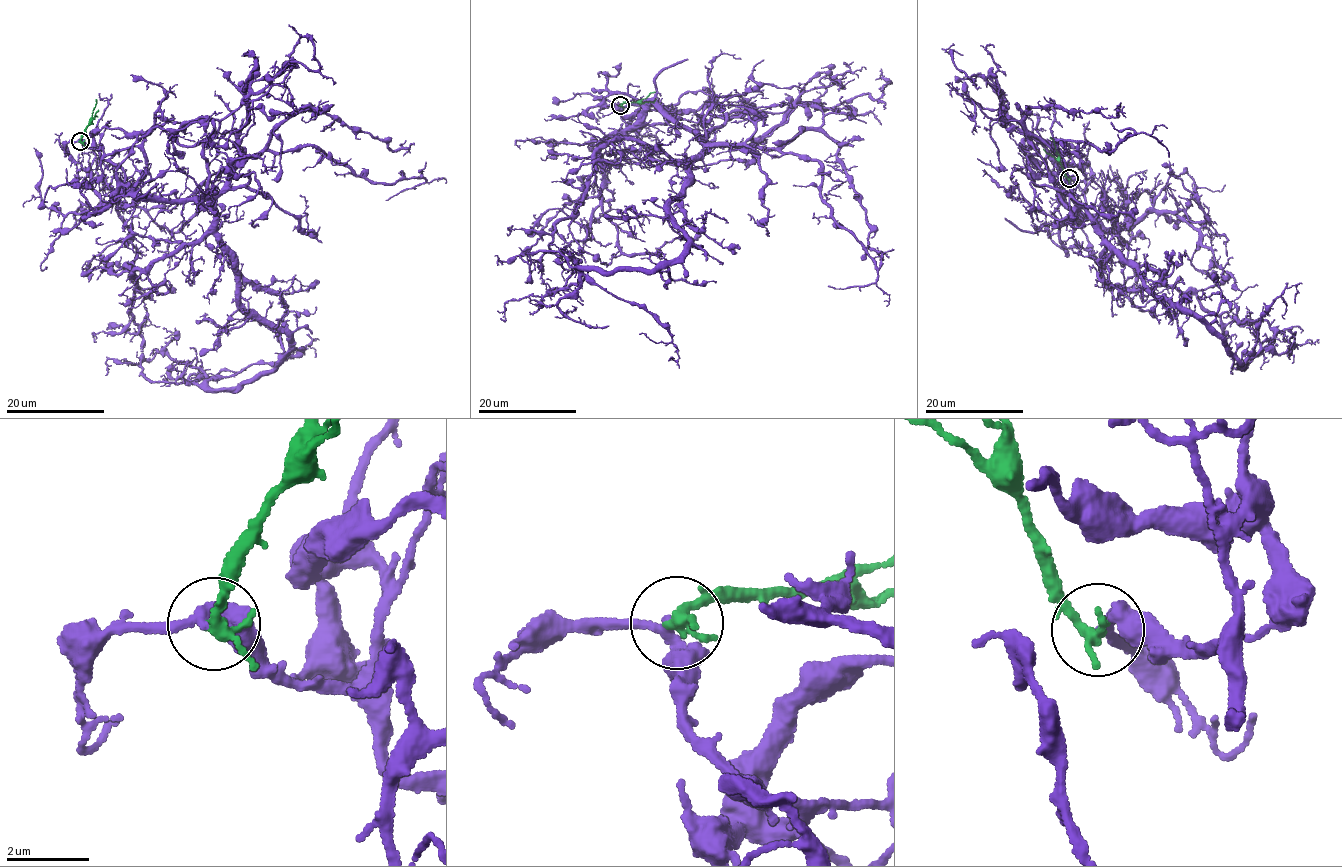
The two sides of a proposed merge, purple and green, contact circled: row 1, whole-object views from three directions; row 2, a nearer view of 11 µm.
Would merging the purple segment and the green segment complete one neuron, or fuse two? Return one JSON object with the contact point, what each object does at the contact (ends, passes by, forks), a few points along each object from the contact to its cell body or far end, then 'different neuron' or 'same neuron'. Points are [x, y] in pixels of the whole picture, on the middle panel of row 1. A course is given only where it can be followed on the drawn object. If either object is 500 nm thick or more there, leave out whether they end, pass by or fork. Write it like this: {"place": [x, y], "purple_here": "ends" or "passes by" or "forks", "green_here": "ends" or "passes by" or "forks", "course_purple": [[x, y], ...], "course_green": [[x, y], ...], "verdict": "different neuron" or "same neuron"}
{"place": [620, 105], "purple_here": "passes by", "green_here": "passes by", "course_purple": [[619, 106], [640, 129], [657, 102], [703, 145], [669, 207], [687, 249], [582, 270], [668, 330], [670, 356]], "course_green": [[620, 106], [656, 99]], "verdict": "different neuron"}

